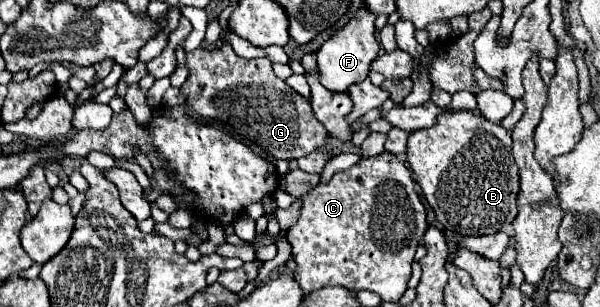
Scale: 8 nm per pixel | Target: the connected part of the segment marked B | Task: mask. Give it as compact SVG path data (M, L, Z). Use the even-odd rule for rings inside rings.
M445 109L431 129L409 133L405 155L427 203L447 231L489 235L515 219L519 175L511 155L511 135L501 125L469 109Z

